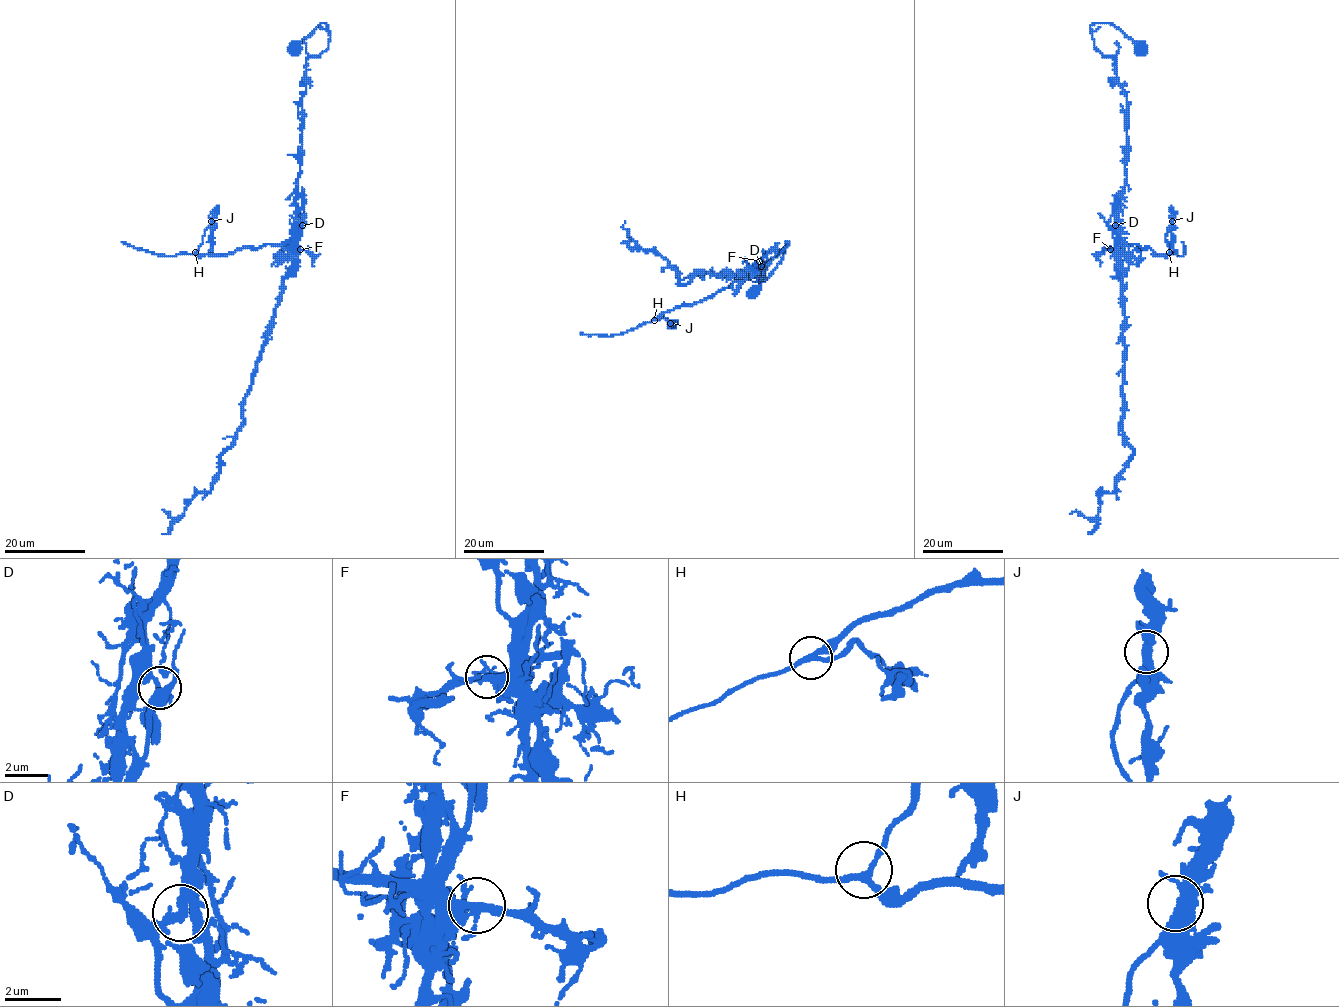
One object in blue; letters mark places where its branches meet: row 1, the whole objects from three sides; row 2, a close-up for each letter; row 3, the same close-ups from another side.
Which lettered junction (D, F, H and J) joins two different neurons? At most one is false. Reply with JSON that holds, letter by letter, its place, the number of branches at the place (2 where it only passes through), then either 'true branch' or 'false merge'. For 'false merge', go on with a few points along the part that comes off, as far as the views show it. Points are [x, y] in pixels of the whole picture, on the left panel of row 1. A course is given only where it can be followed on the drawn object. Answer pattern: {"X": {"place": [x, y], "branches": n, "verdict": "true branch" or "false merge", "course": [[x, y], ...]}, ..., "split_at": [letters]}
{"D": {"place": [302, 225], "branches": 3, "verdict": "false merge", "course": [[301, 225], [299, 237], [292, 245], [264, 244], [229, 253], [164, 255], [122, 242]]}, "F": {"place": [300, 249], "branches": 3, "verdict": "true branch"}, "H": {"place": [195, 252], "branches": 3, "verdict": "true branch"}, "J": {"place": [211, 221], "branches": 3, "verdict": "true branch"}, "split_at": ["D"]}

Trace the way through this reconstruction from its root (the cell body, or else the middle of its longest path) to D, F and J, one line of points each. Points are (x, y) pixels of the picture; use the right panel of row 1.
D: (1118, 263), (1118, 242), (1112, 236), (1115, 225)
F: (1118, 263), (1110, 249)
J: (1118, 263), (1118, 247), (1125, 245), (1137, 244), (1166, 255), (1166, 236), (1172, 221)

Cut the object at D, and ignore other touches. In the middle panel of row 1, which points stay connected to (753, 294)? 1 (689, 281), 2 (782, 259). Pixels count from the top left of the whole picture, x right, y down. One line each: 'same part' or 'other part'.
1: same part
2: same part

